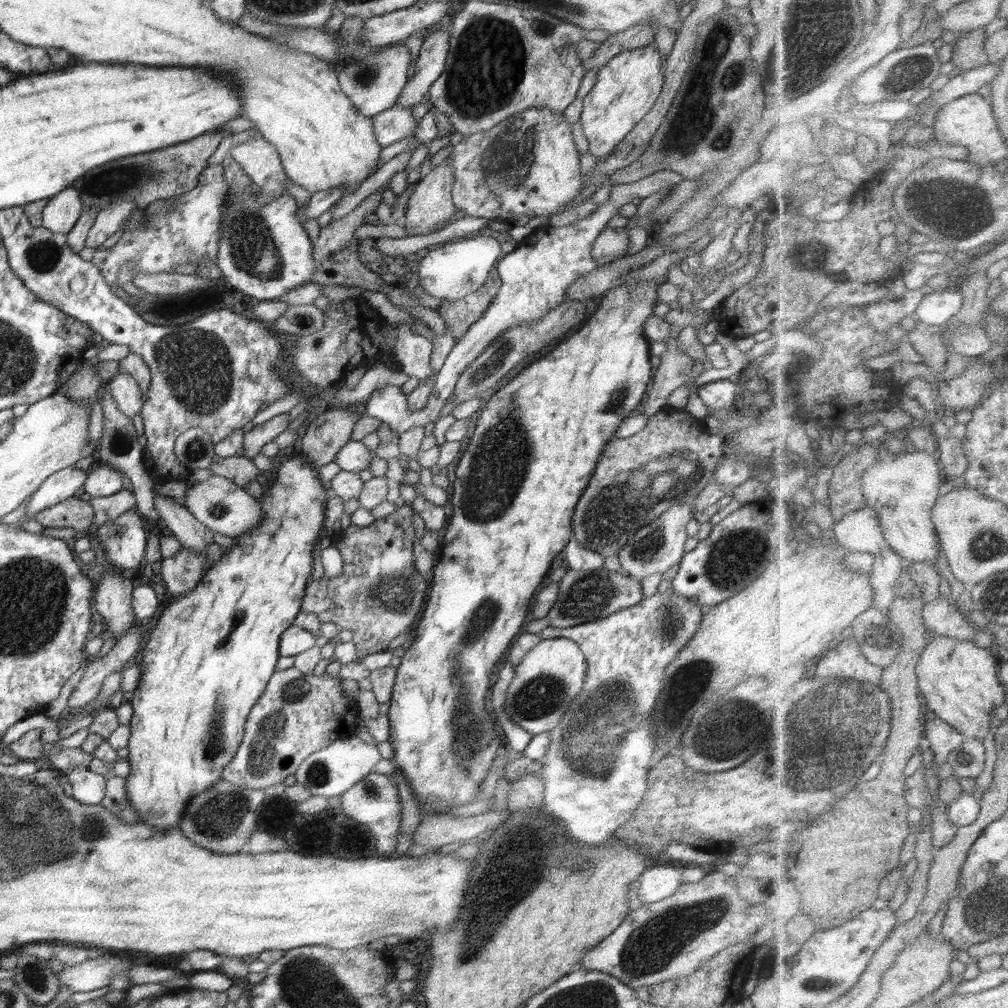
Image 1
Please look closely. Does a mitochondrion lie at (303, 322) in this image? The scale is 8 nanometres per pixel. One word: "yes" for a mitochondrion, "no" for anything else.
no

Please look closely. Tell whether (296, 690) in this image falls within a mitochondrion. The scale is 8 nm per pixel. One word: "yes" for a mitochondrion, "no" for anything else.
yes

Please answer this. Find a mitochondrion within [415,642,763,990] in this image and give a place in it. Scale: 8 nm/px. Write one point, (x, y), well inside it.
(595, 757)

